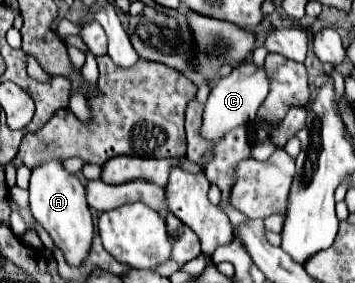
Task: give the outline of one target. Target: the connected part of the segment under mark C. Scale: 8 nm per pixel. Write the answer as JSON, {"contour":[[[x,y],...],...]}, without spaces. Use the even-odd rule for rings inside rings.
{"contour":[[[245,59],[241,61],[231,75],[227,75],[225,79],[221,79],[213,91],[209,93],[209,99],[205,103],[205,113],[203,113],[203,137],[207,141],[217,141],[221,139],[227,131],[231,131],[233,127],[247,123],[247,121],[255,121],[257,109],[261,107],[261,103],[265,101],[265,97],[269,95],[271,89],[271,79],[267,75],[267,71],[263,67],[257,67],[253,63],[253,59]]]}

